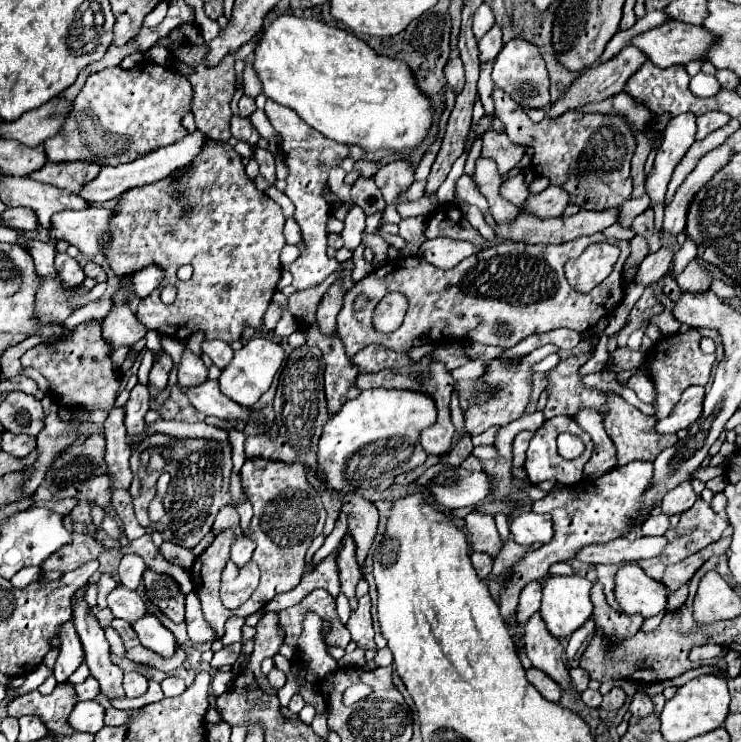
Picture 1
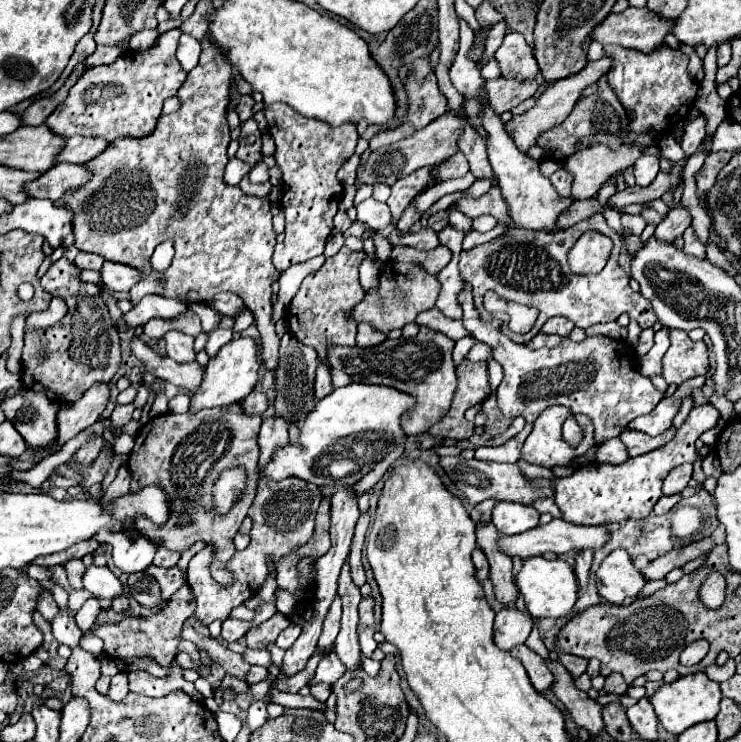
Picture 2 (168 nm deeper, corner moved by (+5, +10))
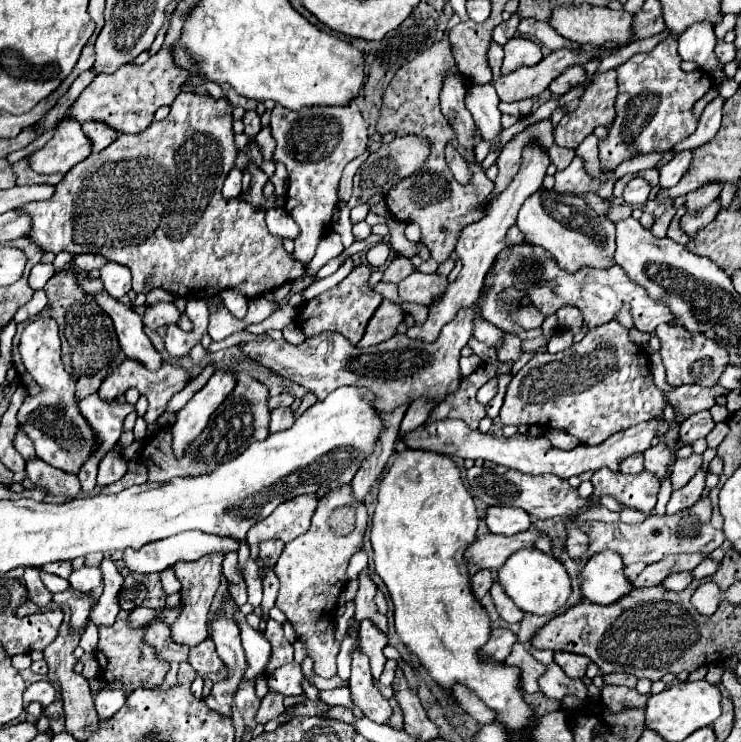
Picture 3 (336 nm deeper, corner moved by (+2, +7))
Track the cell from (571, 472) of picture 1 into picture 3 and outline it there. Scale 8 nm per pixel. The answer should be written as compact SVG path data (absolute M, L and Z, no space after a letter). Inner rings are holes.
M547 430L545 432L545 438L555 446L555 448L561 448L561 450L571 450L575 446L579 446L581 442L575 440L575 436L563 432L563 430Z

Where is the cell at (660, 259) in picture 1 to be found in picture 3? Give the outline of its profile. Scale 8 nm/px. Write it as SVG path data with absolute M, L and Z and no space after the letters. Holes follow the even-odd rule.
M707 184L703 188L697 188L695 192L689 192L687 194L687 202L685 202L687 210L693 212L697 208L703 208L703 206L711 204L719 196L721 190L723 190L723 184Z

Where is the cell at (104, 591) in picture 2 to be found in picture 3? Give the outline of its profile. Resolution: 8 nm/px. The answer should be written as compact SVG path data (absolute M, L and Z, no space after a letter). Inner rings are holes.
M83 566L79 570L73 570L67 582L71 588L75 588L79 592L93 592L103 582L103 576L101 576L99 568Z

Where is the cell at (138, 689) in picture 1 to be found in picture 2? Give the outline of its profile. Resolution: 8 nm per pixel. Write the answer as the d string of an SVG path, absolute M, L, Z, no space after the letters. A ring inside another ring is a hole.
M120 671L118 675L112 677L108 697L114 701L122 701L128 695L128 671Z

